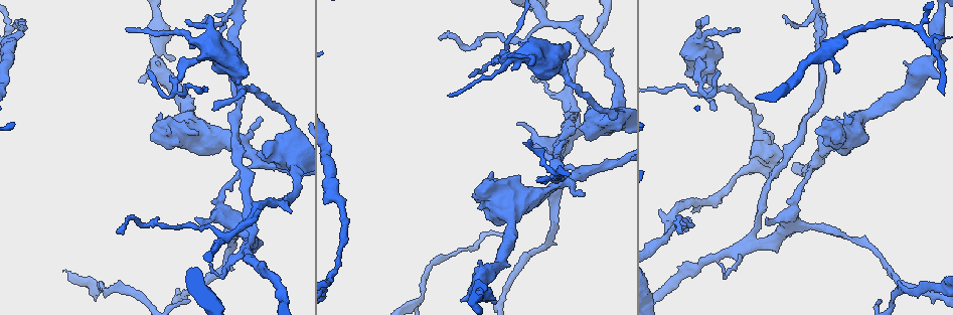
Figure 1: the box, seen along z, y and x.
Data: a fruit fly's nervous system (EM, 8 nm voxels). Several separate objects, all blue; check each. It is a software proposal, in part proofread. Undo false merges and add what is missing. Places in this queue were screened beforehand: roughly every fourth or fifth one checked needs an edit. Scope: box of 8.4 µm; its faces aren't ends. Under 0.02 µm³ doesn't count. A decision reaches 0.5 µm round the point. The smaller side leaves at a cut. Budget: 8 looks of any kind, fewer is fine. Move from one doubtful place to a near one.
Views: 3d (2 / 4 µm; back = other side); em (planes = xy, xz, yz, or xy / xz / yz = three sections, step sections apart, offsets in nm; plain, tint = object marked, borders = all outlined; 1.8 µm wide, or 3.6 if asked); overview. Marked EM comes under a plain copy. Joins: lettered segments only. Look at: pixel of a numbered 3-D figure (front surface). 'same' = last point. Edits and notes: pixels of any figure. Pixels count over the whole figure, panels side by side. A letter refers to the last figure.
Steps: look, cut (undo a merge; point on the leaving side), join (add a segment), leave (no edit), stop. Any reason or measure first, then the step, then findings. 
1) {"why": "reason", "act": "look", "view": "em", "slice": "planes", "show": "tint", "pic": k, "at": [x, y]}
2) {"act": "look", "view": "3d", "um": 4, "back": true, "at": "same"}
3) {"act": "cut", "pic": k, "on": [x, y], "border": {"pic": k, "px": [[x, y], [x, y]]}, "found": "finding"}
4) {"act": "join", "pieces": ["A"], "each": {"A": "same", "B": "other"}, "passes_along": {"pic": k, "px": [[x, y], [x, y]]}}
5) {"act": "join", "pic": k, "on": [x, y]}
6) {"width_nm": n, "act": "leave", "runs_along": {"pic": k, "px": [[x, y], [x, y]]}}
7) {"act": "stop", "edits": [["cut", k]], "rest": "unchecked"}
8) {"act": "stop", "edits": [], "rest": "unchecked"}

{"why": "an open end", "act": "look", "view": "em", "slice": "xy", "step": 16, "show": "borders", "pic": 1, "at": [255, 211]}

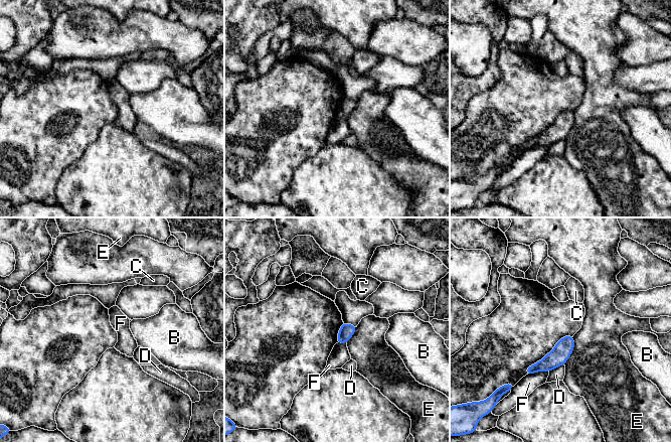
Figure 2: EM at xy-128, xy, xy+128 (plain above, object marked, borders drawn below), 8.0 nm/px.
{"width_nm": 100, "act": "leave", "each": {"B": "other", "C": "other", "D": "other", "E": "other", "F": "other"}, "border": {"pic": 2, "px": [[548, 371], [537, 371], [527, 375]]}, "found": "none of them fits"}

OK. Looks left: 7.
{"why": "three-way junction", "act": "look", "view": "3d", "um": 4, "pic": 1, "at": [796, 198]}

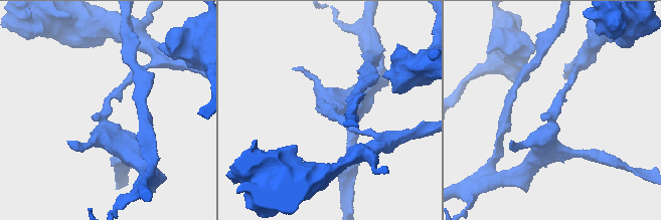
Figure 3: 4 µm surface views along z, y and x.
{"why": "shape alone is not enough", "act": "look", "view": "em", "slice": "xz", "step": 8, "show": "tint", "pic": 3, "at": [103, 108]}

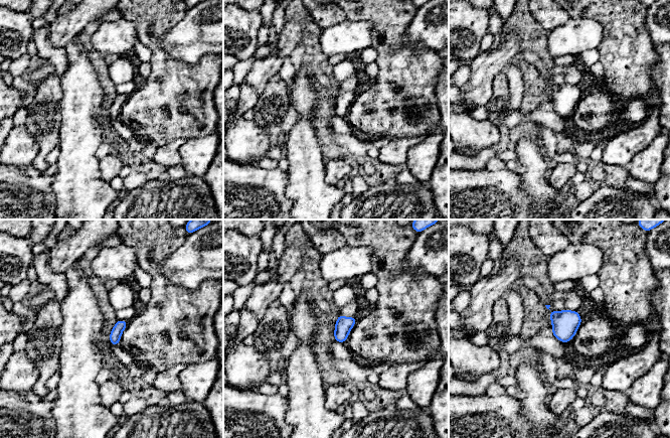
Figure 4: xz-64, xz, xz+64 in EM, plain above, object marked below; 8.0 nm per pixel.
{"why": "cut it another way", "act": "look", "view": "em", "slice": "planes", "show": "borders", "at": "same"}

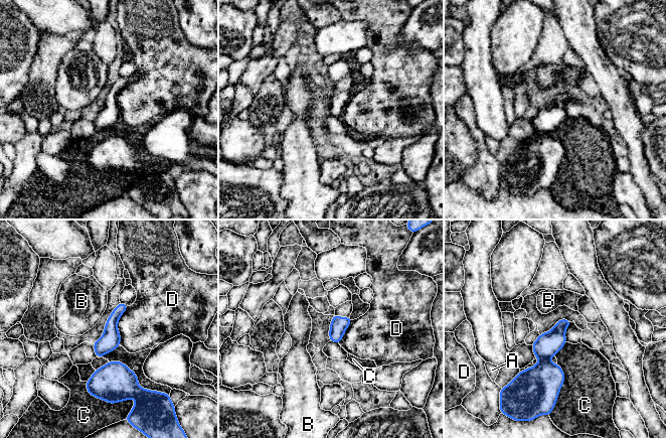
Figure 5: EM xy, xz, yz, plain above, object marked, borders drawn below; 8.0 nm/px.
{"arms": 3, "act": "cut", "pic": 5, "on": [536, 389], "each": {"A": "other", "B": "other", "C": "other", "D": "other"}, "border": {"pic": 5, "px": [[547, 358], [540, 360]]}, "found": "a second neuron is stuck on"}

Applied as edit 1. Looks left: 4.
{"why": "thick turns thin", "act": "look", "view": "3d", "um": 4, "pic": 3, "at": [430, 52]}

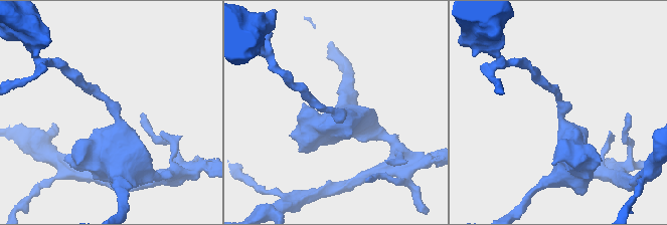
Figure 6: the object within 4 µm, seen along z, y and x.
{"arm_widths_nm": [170, 500], "why": "need the tissue", "act": "look", "view": "em", "slice": "xy", "step": 16, "show": "borders", "pic": 6, "at": [338, 114]}

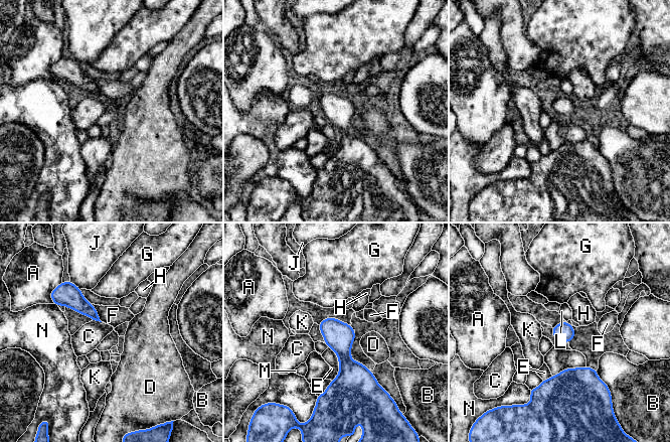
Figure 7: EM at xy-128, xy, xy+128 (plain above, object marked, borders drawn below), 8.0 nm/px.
{"act": "leave", "each": {"A": "other", "B": "other", "C": "other", "D": "other", "E": "other", "F": "other", "G": "other", "H": "other", "J": "other", "K": "other", "L": "other", "M": "other", "N": "other"}, "found": "one neuron here"}

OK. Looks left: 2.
{"act": "stop", "edits": [["cut", 5]], "rest": "unchecked"}

